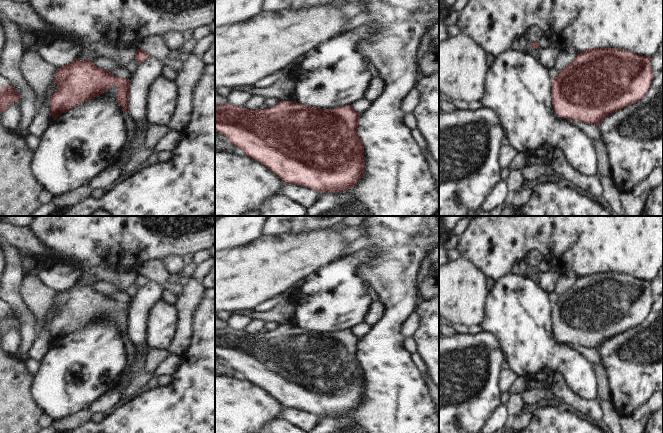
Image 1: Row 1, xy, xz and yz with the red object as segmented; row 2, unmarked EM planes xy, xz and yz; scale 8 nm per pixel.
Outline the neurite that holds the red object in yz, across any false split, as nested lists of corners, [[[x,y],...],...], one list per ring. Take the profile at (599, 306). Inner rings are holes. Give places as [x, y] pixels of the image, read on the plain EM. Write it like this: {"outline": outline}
{"outline": [[[590,272],[578,277],[557,301],[552,302],[552,327],[554,335],[563,342],[597,350],[607,340],[644,322],[655,302],[652,282],[613,272]]]}

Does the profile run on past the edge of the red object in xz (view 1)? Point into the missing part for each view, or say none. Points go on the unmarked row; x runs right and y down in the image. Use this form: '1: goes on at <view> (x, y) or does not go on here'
1: does not go on here

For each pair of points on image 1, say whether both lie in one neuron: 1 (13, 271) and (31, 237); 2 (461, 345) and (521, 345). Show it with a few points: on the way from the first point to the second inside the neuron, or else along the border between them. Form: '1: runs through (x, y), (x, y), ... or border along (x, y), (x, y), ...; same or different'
1: border along (10, 242), (20, 250); different
2: border along (483, 329), (497, 341), (506, 365); different

